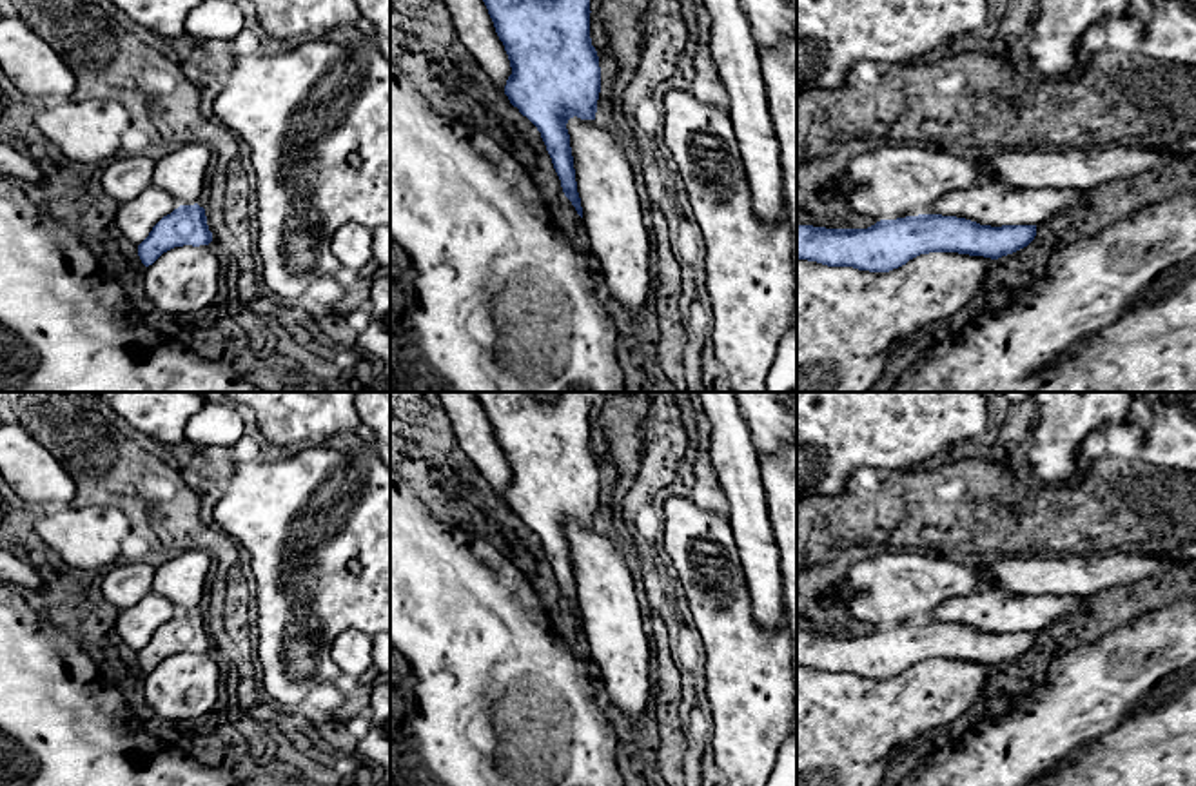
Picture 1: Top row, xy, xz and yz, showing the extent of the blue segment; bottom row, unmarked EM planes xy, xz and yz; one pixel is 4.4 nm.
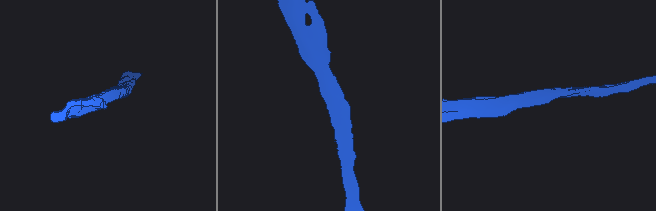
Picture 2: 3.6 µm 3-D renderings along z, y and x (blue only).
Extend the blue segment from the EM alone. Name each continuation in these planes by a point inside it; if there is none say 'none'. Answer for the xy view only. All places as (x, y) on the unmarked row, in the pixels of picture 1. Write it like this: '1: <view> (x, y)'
none

